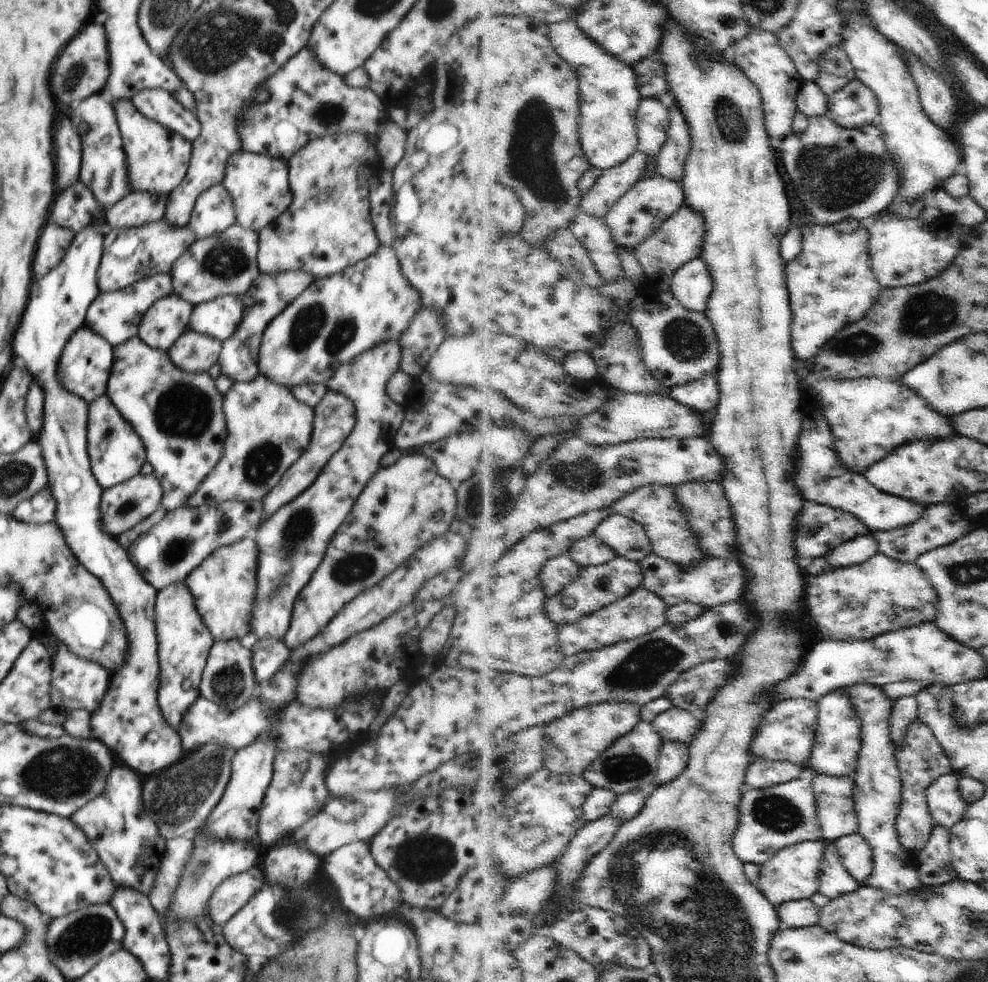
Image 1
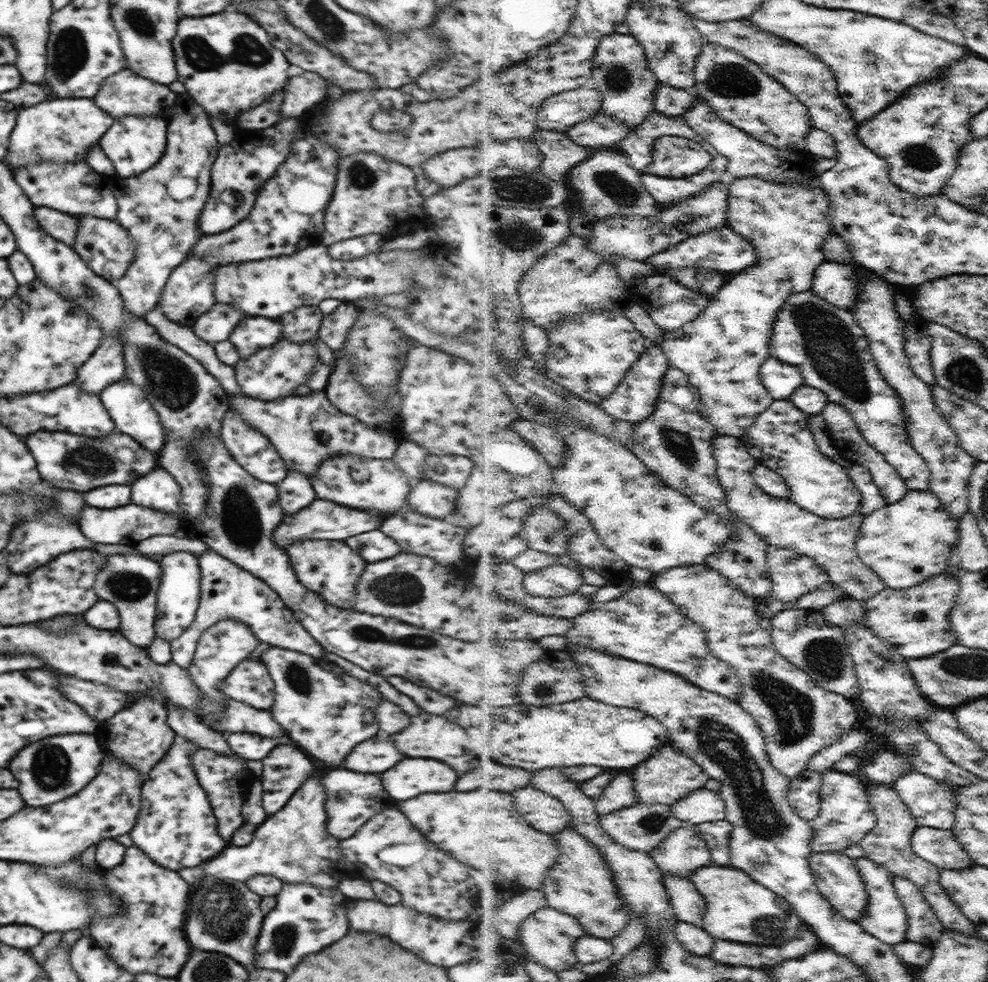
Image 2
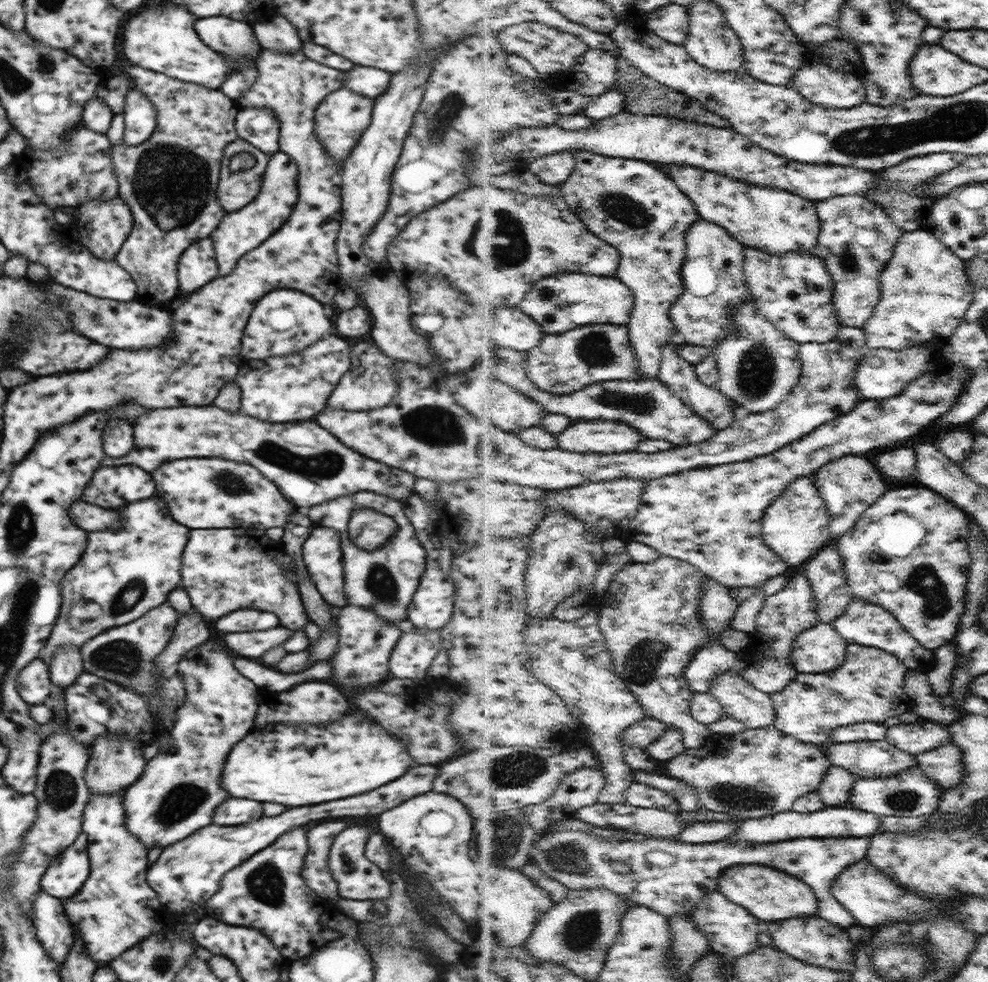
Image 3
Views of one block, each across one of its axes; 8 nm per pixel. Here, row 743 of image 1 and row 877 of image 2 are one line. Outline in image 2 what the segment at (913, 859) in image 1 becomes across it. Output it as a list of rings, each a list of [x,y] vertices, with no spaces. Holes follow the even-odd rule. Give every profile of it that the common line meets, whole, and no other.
[[[868,857],[857,859],[860,872],[864,875],[864,882],[868,888],[868,894],[871,896],[870,905],[868,905],[868,914],[864,915],[864,919],[860,921],[864,928],[880,937],[880,940],[888,944],[898,944],[908,941],[910,930],[910,917],[903,897],[900,896],[899,889],[896,888],[896,874],[893,873],[886,865],[880,864]]]

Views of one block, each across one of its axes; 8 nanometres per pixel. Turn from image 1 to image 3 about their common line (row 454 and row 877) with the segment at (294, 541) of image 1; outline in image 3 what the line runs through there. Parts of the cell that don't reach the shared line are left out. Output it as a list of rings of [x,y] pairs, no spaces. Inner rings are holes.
[[[350,826],[342,830],[332,842],[328,855],[328,868],[333,879],[338,883],[339,896],[350,900],[387,900],[390,896],[390,885],[377,864],[368,860],[365,855],[366,840],[370,832],[364,826]]]

